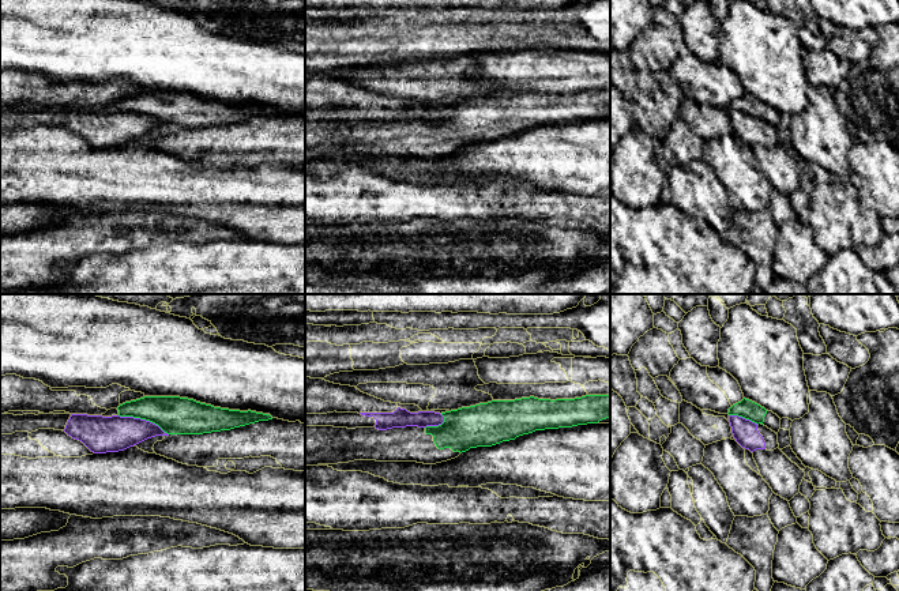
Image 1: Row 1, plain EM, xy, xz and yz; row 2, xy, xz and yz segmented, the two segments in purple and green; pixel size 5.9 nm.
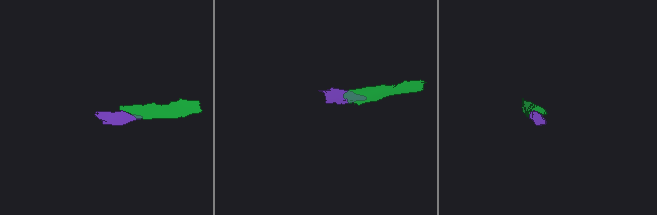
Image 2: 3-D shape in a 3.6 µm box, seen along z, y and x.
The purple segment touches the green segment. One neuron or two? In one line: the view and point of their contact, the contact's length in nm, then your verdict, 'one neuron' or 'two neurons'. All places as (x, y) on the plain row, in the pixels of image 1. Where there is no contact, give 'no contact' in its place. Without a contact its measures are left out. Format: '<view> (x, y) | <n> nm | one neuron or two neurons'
xy (143, 115) | 320 nm | two neurons

